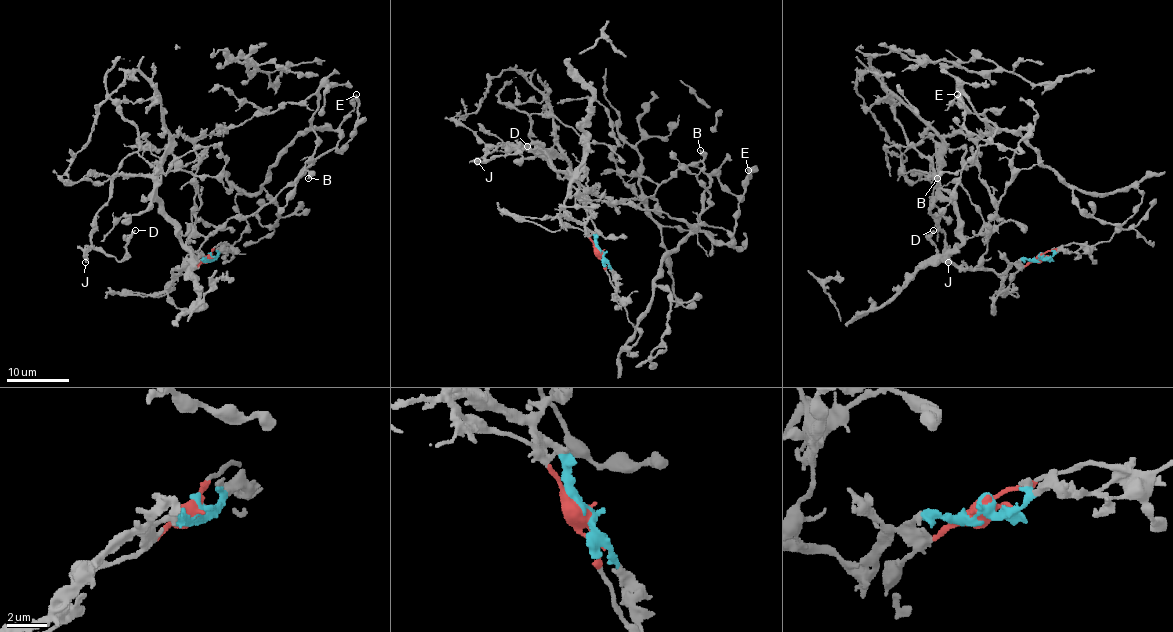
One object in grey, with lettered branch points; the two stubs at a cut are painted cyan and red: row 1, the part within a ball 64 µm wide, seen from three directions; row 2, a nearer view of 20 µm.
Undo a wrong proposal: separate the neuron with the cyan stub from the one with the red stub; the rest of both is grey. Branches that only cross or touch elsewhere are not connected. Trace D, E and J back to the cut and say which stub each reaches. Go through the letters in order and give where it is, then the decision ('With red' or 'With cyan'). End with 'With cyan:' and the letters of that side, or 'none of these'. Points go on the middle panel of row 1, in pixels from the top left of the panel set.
D: Place: (527, 146). With cyan
E: Place: (748, 170). With red
J: Place: (477, 161). With cyan
With cyan: D, J

